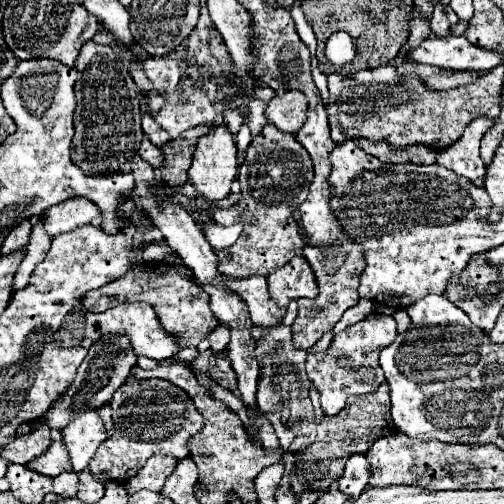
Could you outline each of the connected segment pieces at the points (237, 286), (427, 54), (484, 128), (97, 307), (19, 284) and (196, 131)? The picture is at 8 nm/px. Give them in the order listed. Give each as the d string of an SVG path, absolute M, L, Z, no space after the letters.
M220 276L216 284L228 284L246 304L250 312L252 324L260 324L262 328L270 328L280 324L280 318L284 316L284 308L278 308L270 296L264 276L248 276L240 280L232 280L232 276Z
M458 24L452 28L454 36L444 40L428 38L418 48L410 50L410 58L420 64L430 64L454 72L488 72L502 62L502 56L484 48L476 48L464 36L458 36Z
M478 116L476 120L472 120L472 124L468 124L456 144L444 148L444 152L436 152L436 164L472 182L482 178L486 174L486 166L480 160L480 140L492 126L494 118L488 116Z
M146 262L132 266L124 276L108 282L106 286L86 292L84 300L82 300L86 310L90 310L90 312L104 312L104 310L121 305L122 302L139 301L148 302L154 306L162 328L176 338L176 344L180 344L180 348L198 346L206 338L206 334L216 328L216 318L210 310L208 294L200 286L186 280L186 276L182 276L182 274L158 272L156 266L148 266Z
M32 228L32 236L30 236L30 242L26 246L24 260L20 262L18 272L14 276L14 286L12 286L14 292L18 292L18 290L28 286L30 274L36 268L36 264L40 264L44 260L46 252L50 250L50 242L52 242L52 238L42 228Z
M194 126L186 130L180 138L168 142L162 152L164 152L164 170L162 170L162 180L170 186L180 186L184 184L186 170L192 164L192 156L196 150L196 144L204 132L212 132L214 126Z

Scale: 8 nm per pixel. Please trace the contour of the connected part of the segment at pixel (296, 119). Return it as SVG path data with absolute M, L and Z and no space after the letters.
M298 90L278 92L266 106L266 120L280 132L296 134L306 120L306 98Z

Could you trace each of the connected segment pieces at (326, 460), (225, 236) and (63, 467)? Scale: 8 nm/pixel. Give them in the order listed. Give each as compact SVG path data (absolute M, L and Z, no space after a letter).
M382 382L380 388L372 394L350 396L342 412L338 412L336 416L324 416L324 420L318 424L316 442L304 450L298 450L292 454L296 458L296 462L294 462L294 468L290 472L288 484L292 484L292 488L296 488L296 500L302 496L304 490L326 492L328 484L324 484L324 480L328 476L338 480L344 472L344 464L346 464L350 454L368 452L368 448L376 440L380 440L384 436L392 436L396 432L398 432L398 428L392 424L390 388L386 382Z
M210 224L208 228L202 231L214 250L222 250L222 248L226 248L226 246L236 242L236 238L242 232L242 226L240 224L234 224L234 226L216 226L216 224Z
M55 441L50 444L50 448L44 456L40 456L40 458L36 456L36 460L30 460L26 466L30 466L30 470L44 474L44 476L58 476L62 472L72 470L66 446L62 442Z

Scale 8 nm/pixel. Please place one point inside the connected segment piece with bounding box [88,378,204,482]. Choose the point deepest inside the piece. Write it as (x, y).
(151, 417)

